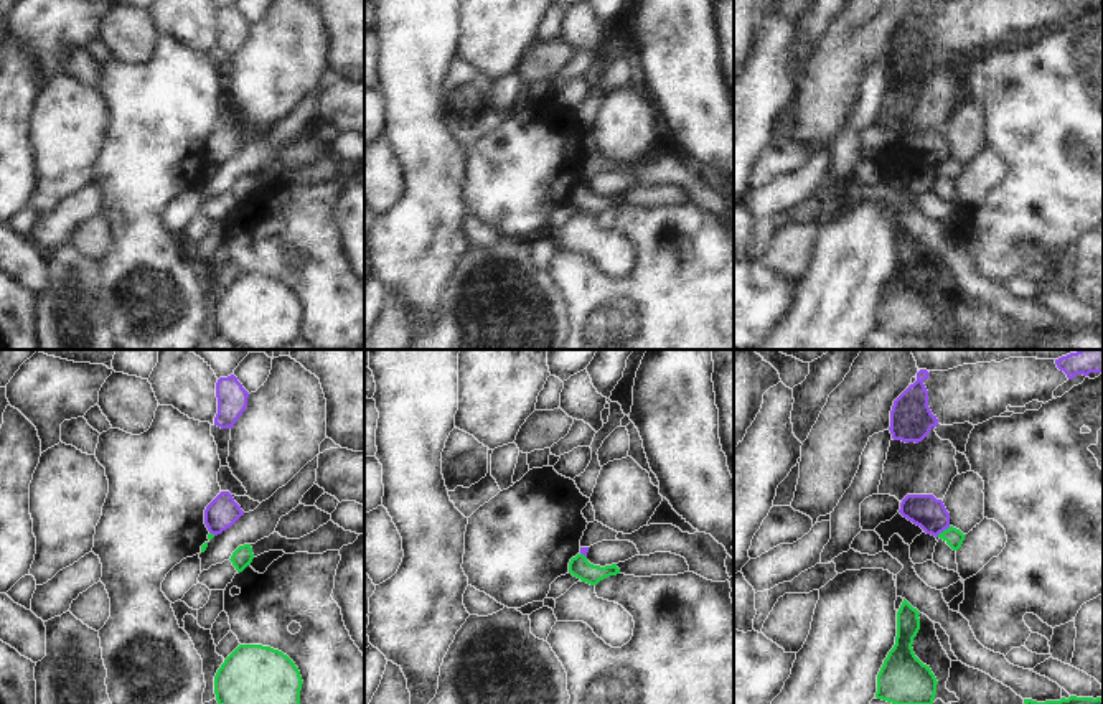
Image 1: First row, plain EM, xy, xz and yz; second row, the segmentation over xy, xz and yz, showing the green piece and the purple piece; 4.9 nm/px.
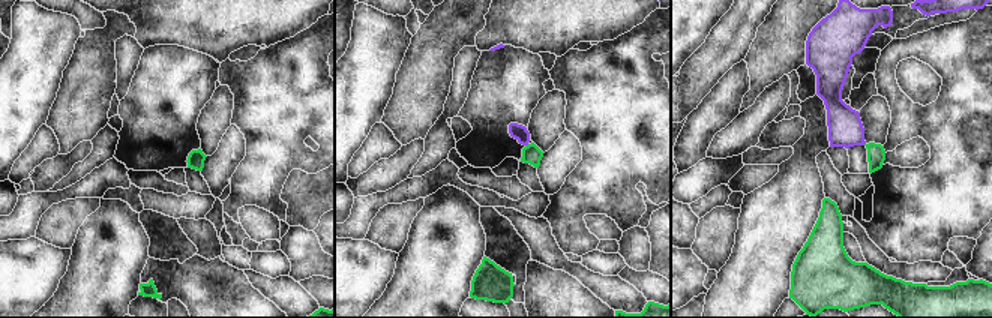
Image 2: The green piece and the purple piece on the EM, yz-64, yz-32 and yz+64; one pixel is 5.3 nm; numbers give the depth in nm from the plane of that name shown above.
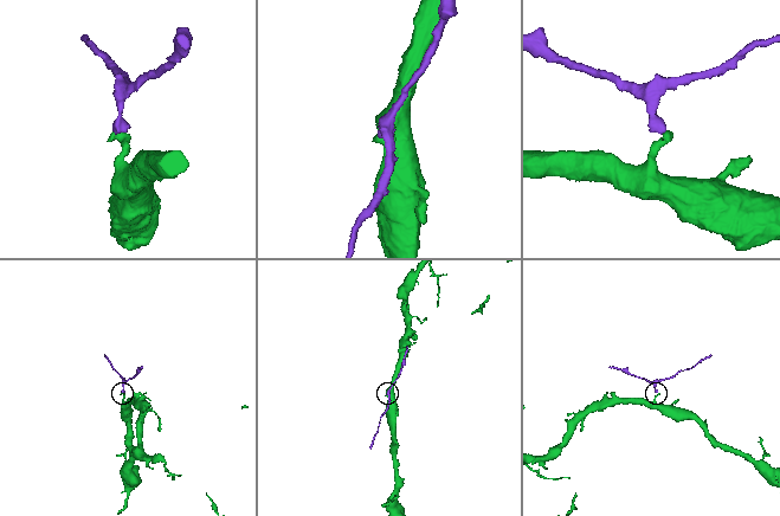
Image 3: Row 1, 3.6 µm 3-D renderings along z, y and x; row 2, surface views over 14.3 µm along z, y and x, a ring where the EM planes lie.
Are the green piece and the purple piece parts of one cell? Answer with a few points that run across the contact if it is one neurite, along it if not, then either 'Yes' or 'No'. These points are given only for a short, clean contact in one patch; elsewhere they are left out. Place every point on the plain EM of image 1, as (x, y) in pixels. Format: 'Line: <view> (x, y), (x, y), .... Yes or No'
Line: yz (950, 157), (937, 167). No.

